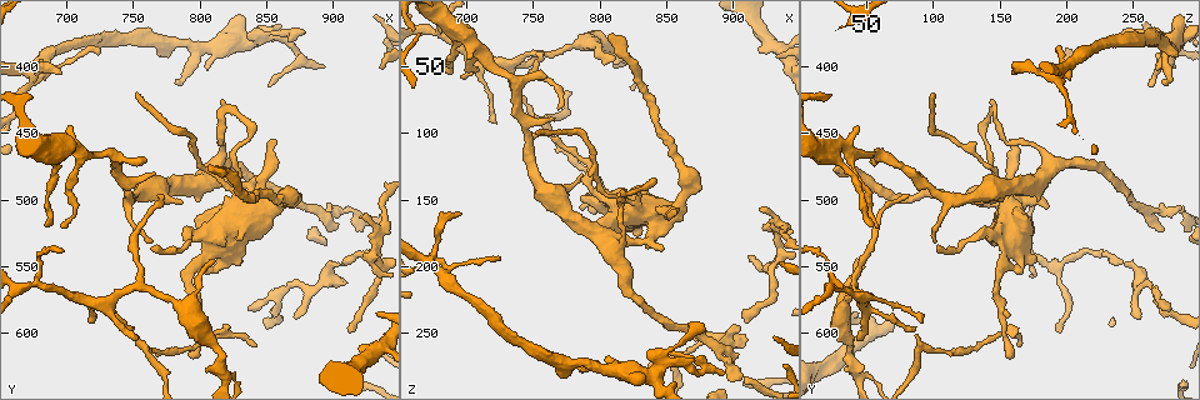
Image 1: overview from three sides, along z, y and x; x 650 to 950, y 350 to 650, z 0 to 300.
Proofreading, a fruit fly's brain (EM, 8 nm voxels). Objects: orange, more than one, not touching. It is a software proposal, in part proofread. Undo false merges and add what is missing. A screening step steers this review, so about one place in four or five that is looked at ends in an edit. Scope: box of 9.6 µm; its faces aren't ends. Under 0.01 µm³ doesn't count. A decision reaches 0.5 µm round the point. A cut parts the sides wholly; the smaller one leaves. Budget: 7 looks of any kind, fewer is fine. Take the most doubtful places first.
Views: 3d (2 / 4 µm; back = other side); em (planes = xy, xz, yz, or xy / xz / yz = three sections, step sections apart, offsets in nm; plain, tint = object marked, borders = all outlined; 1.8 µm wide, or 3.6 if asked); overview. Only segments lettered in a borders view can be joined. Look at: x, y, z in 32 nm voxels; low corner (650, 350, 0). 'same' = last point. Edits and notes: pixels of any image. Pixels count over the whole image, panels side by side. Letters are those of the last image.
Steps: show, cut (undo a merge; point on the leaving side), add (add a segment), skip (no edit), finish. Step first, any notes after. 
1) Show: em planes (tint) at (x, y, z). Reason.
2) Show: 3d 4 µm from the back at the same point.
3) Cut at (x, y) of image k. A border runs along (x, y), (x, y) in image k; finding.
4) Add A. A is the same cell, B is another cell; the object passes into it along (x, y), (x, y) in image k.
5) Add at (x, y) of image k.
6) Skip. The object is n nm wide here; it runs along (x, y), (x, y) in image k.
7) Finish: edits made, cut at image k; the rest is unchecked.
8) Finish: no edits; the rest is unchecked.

Show: em planes (borders) at (934, 584, 44). Tapers out.

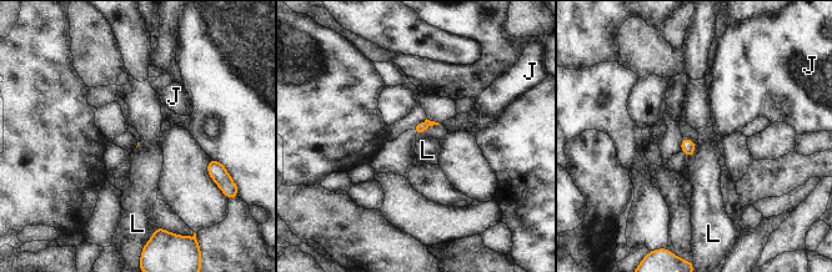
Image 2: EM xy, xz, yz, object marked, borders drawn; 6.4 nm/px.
Skip. J and L are other cells; a border runs along (697, 146), (690, 159) in image 2; none of them fits.

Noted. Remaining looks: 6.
Show: em planes (borders) at (752, 602, 86). Tapers out.

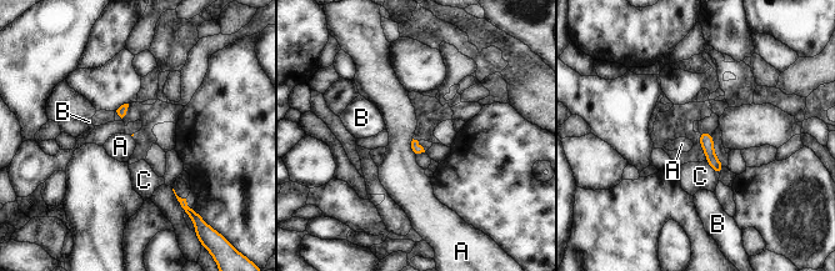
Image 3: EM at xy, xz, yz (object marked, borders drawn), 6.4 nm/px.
Skip. A, B and C are other cells; no lettered segment goes on from it.

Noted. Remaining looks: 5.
Show: 3d 4 µm from the back at (876, 394, 280). Sharp bend.

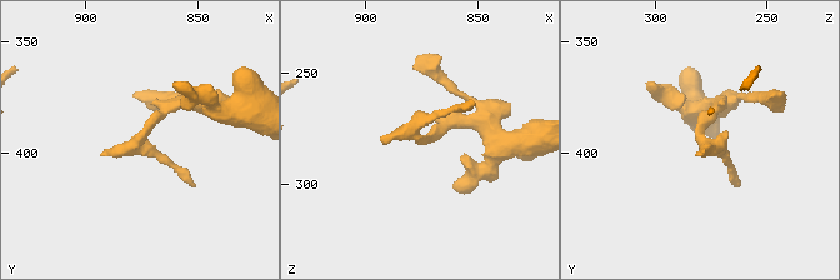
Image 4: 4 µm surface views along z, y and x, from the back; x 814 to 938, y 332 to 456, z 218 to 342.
Show: em planes (plain) at (875, 390, 279). Shape alone is not enough.

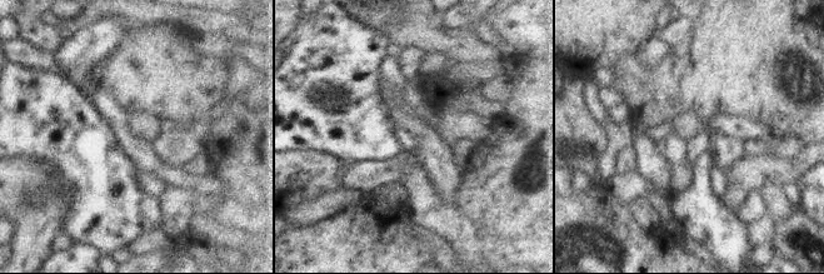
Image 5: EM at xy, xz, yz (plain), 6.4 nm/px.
Show: em planes (borders) at the same point.

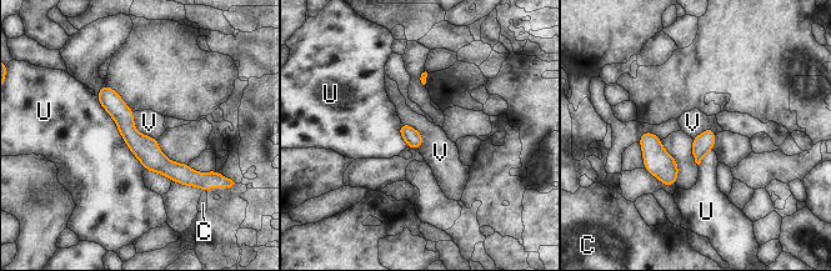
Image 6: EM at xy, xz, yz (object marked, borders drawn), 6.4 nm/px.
Skip. The object is 110 nm wide here; C, U and V are other cells; a border runs along (133, 113), (134, 126), (156, 139) in image 6; continuous, no second cell.

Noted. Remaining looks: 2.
Finish: no edits; the rest is unchecked.

